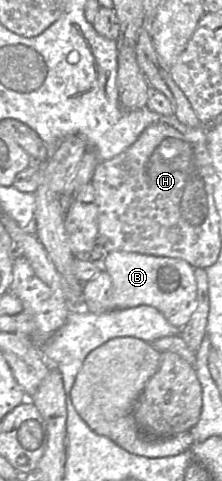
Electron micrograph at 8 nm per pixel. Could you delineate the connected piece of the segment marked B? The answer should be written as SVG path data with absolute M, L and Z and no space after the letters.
M112 251L102 259L102 269L106 271L113 283L112 310L125 310L140 305L148 305L160 311L167 321L177 327L184 328L189 322L197 303L197 284L195 269L185 260L171 257L160 257L124 251Z

